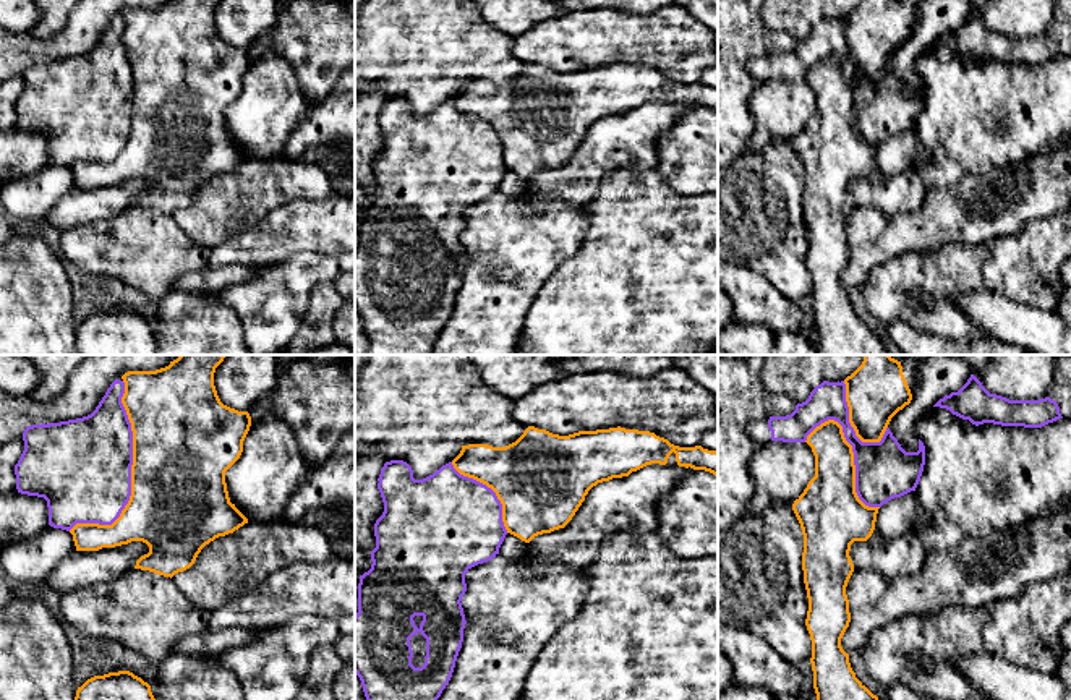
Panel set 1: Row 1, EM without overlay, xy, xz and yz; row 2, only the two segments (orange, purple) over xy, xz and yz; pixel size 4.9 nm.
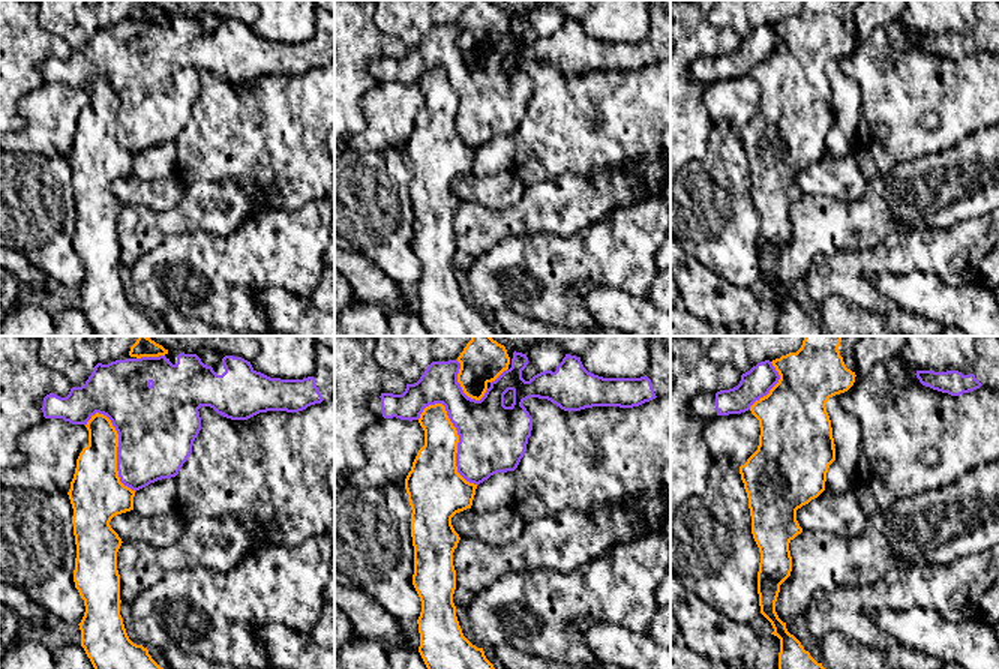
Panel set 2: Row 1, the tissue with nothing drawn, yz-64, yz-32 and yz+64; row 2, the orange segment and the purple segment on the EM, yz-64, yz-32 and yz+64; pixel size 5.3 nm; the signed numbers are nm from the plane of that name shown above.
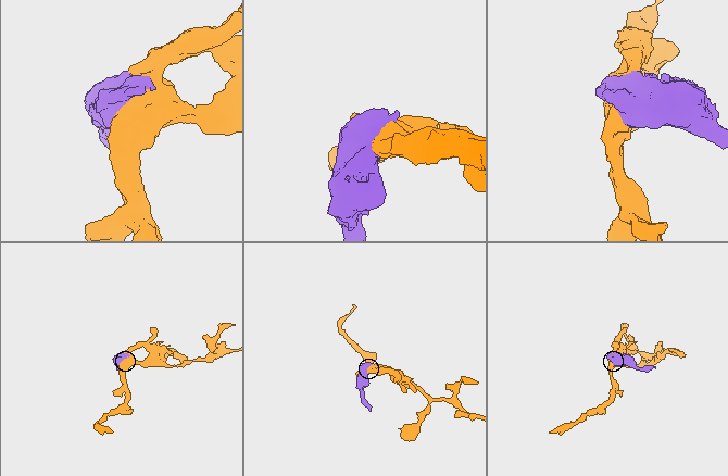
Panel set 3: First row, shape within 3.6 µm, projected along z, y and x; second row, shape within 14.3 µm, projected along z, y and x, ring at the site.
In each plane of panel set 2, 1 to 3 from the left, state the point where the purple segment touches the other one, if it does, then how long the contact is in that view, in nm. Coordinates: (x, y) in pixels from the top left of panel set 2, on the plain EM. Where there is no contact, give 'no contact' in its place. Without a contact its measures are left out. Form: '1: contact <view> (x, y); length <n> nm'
1: contact yz-64 (116, 116); length 480 nm
2: contact yz-32 (458, 104); length 500 nm
3: contact yz+64 (773, 51); length 280 nm

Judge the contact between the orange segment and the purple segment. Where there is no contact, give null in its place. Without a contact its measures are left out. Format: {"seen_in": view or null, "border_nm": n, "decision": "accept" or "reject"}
{"seen_in": "xy", "border_nm": 800, "decision": "reject"}

